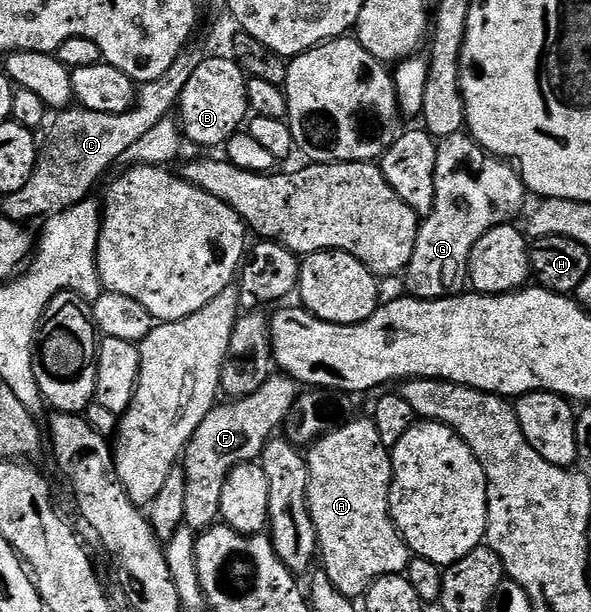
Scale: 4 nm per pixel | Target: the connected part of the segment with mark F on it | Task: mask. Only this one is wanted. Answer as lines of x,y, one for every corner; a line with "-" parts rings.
285,374
270,377
256,394
231,399
230,404
219,403
196,426
196,434
186,444
184,453
184,524
191,530
214,527
220,520
220,493
232,470
241,464
255,463
275,435
274,427
285,425
286,417
298,401
300,388

